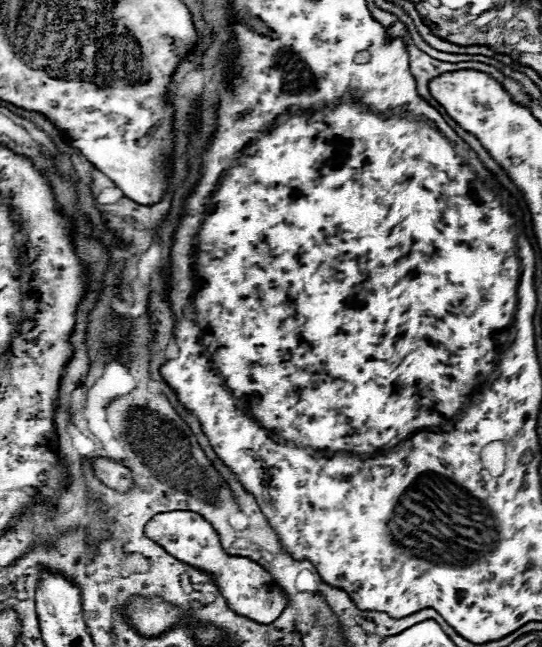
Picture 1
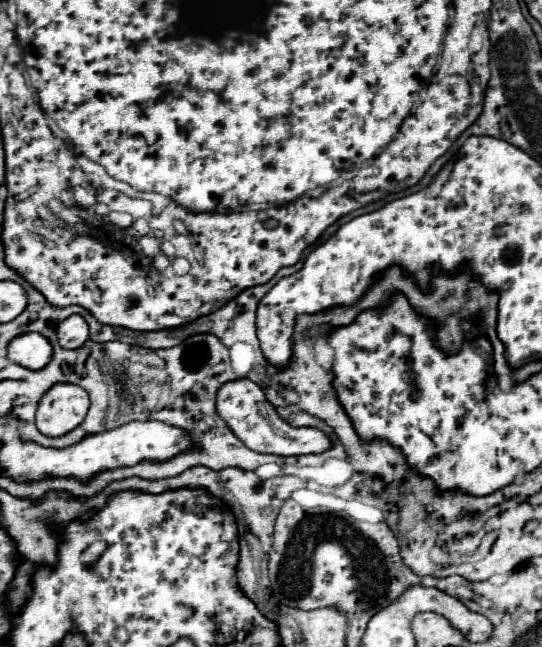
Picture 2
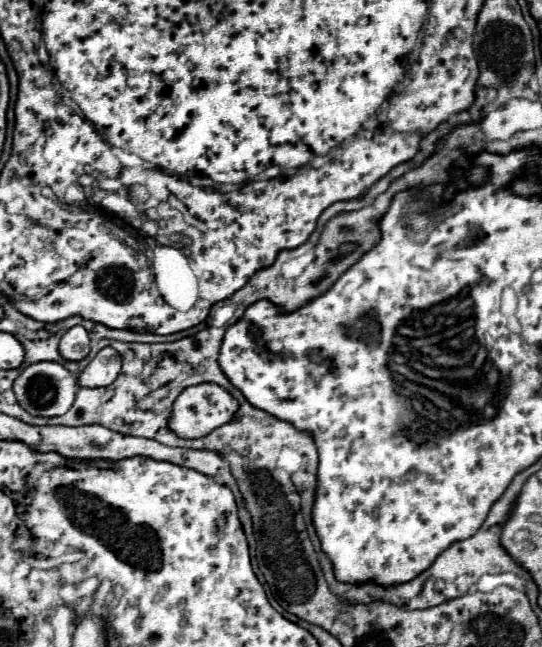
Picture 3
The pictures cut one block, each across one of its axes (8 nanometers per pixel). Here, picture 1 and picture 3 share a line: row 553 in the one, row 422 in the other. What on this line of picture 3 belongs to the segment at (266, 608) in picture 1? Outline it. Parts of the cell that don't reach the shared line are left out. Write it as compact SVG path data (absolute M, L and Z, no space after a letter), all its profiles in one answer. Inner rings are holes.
M196 384L186 388L174 402L172 414L170 414L170 430L176 432L176 436L192 440L202 438L210 434L214 428L226 424L238 410L238 402L218 384Z

